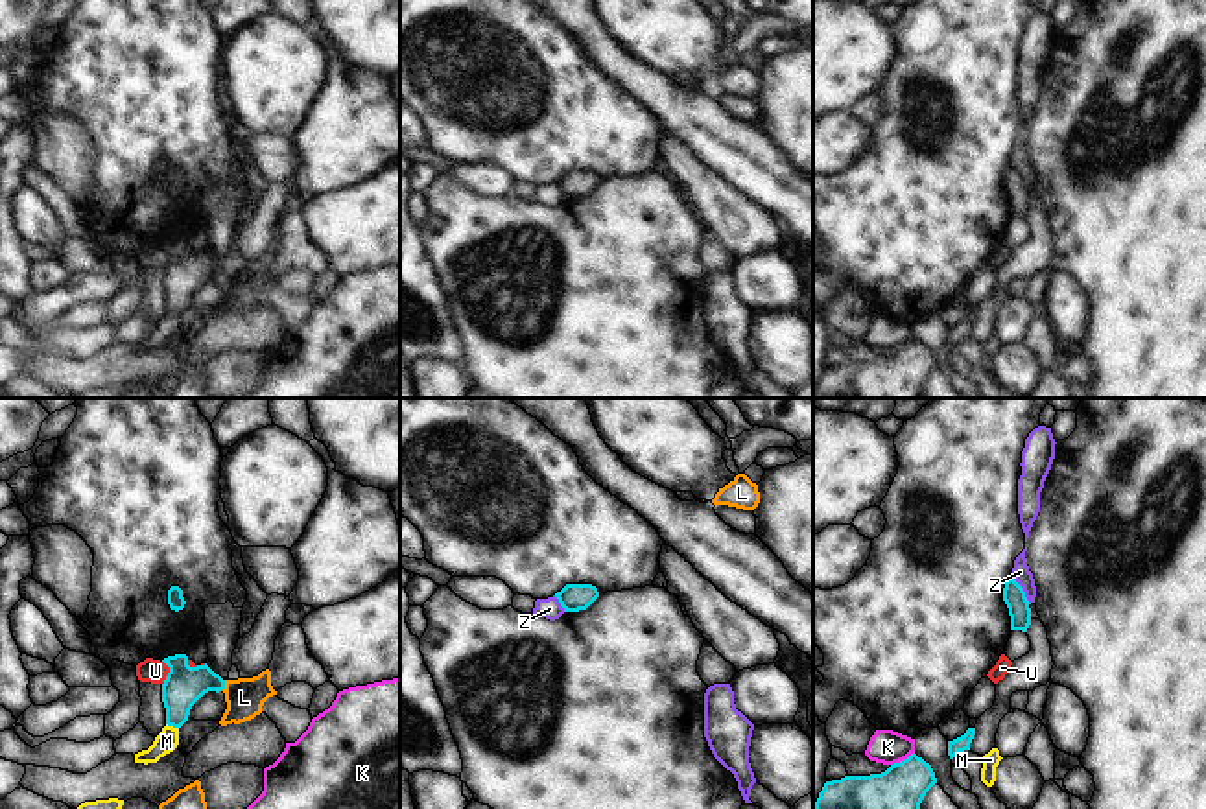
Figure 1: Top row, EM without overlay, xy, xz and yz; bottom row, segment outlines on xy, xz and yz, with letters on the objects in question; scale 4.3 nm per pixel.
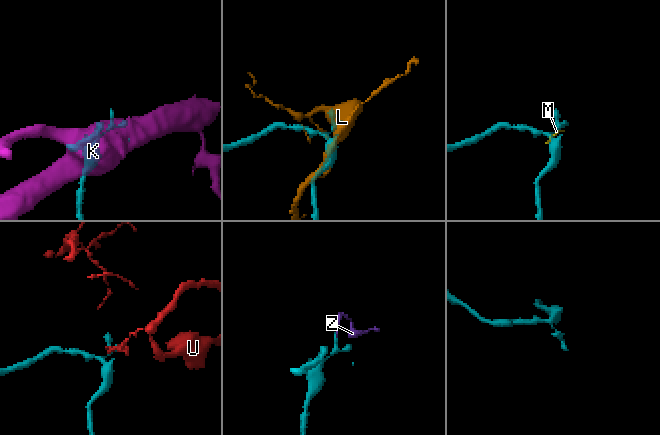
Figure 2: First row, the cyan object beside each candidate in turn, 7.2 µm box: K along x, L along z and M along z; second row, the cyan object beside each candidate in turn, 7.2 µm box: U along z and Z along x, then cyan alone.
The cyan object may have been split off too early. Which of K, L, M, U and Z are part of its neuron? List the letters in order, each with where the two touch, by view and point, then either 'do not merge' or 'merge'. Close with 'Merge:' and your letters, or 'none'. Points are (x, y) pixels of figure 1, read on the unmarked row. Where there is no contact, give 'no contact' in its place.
K: contact yz (904, 347); do not merge
L: contact xy (224, 273); do not merge
M: contact xy (172, 312); do not merge
U: contact xy (168, 260); do not merge
Z: contact yz (1022, 177); do not merge
Merge: none

